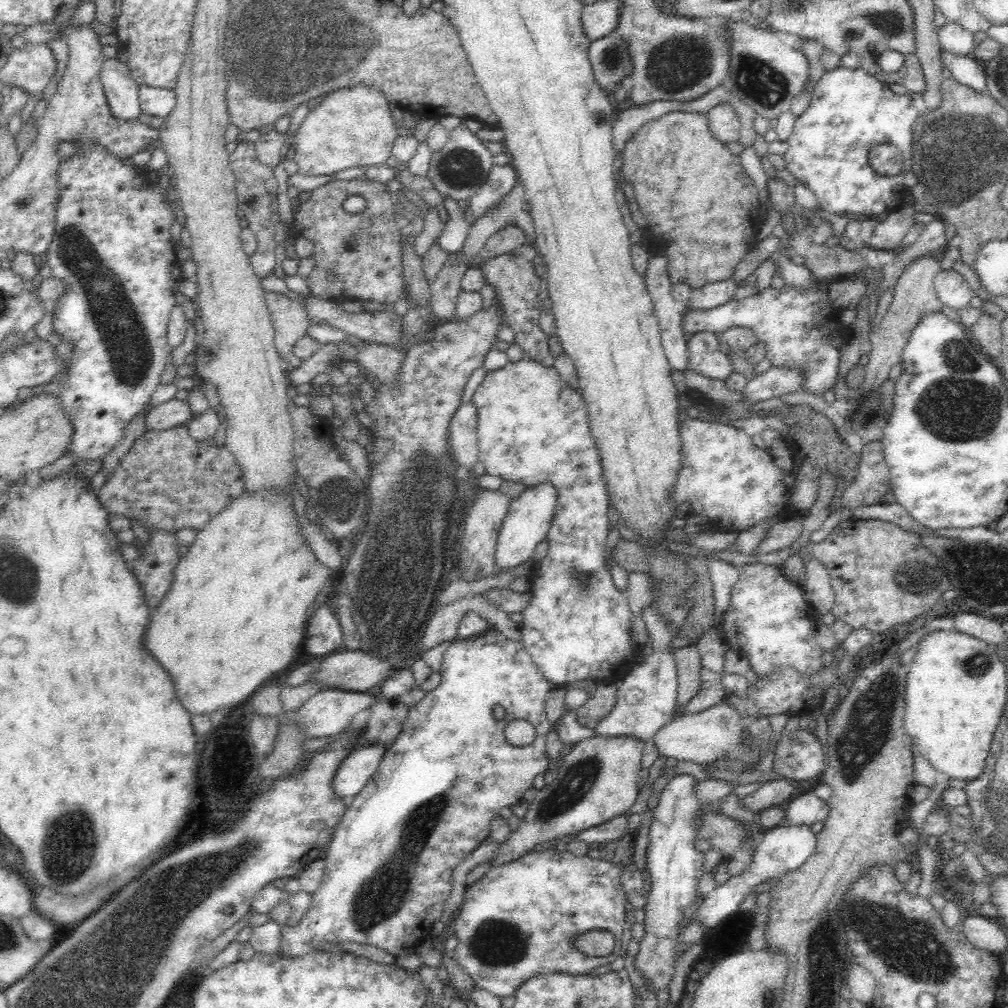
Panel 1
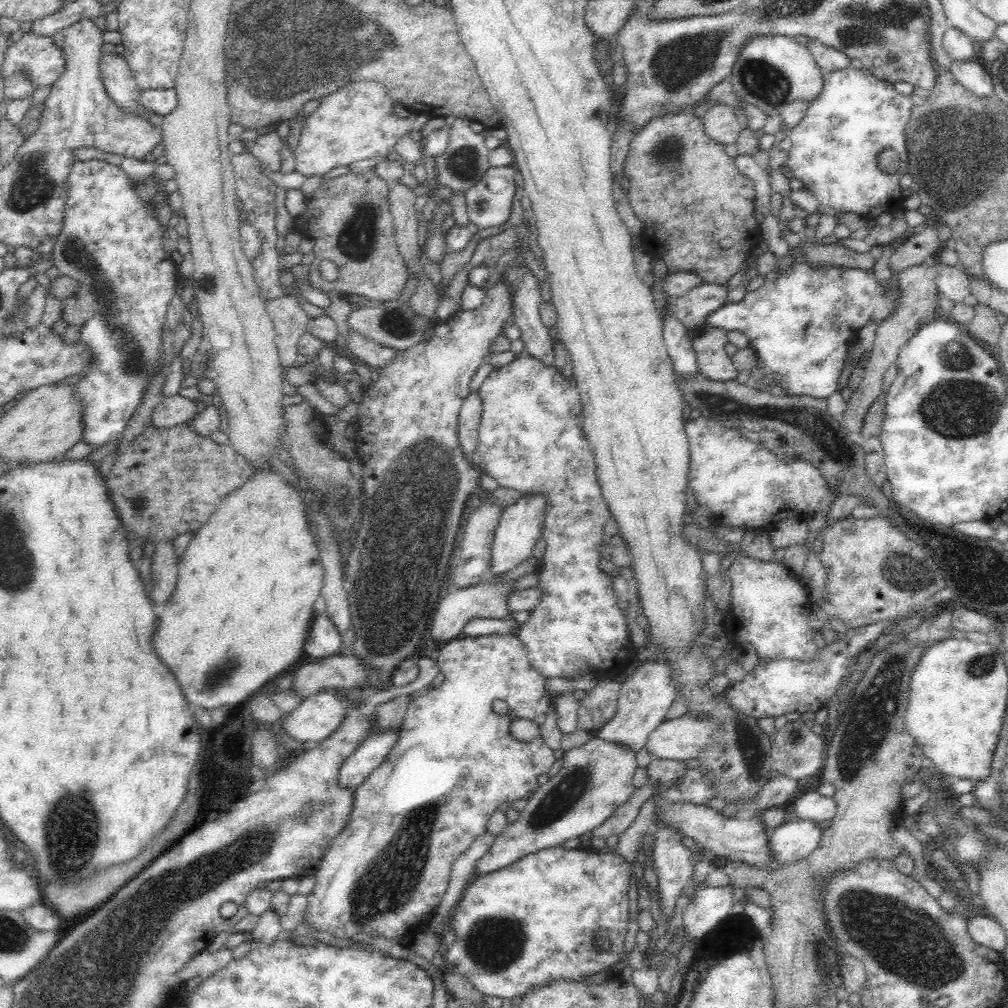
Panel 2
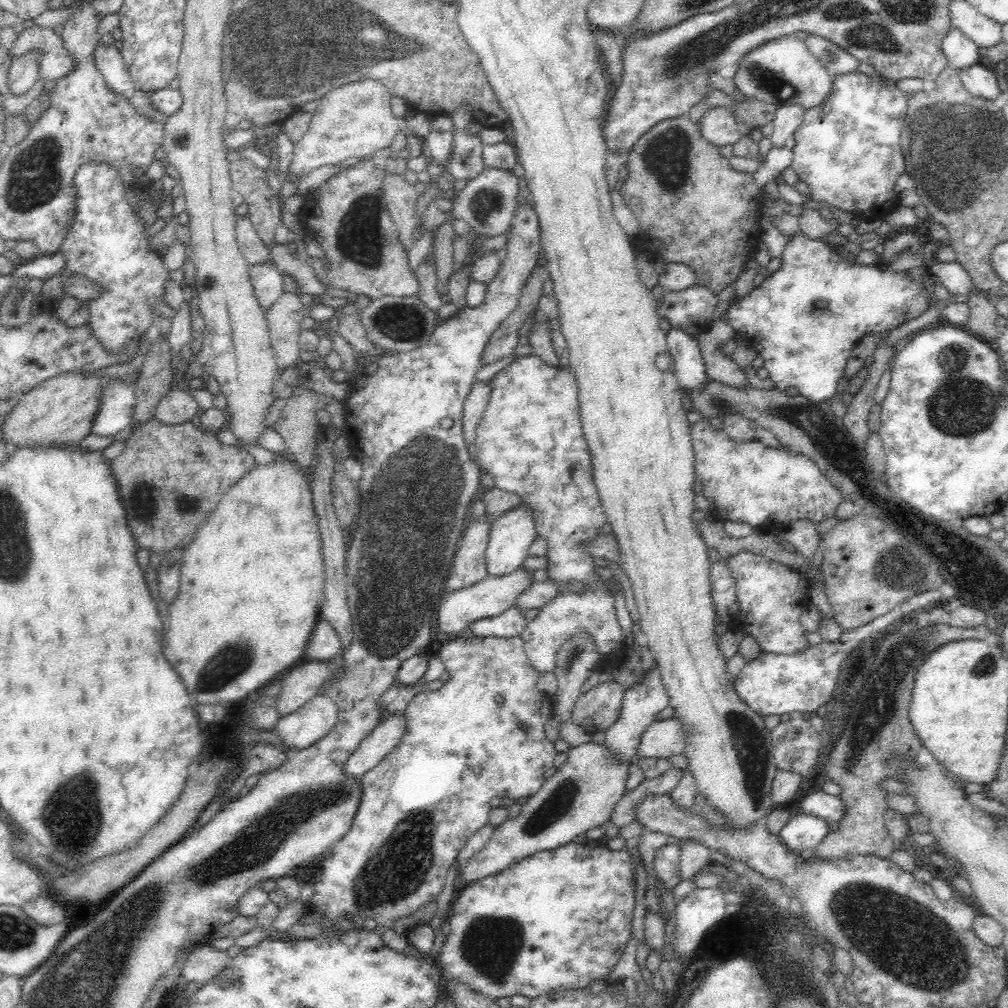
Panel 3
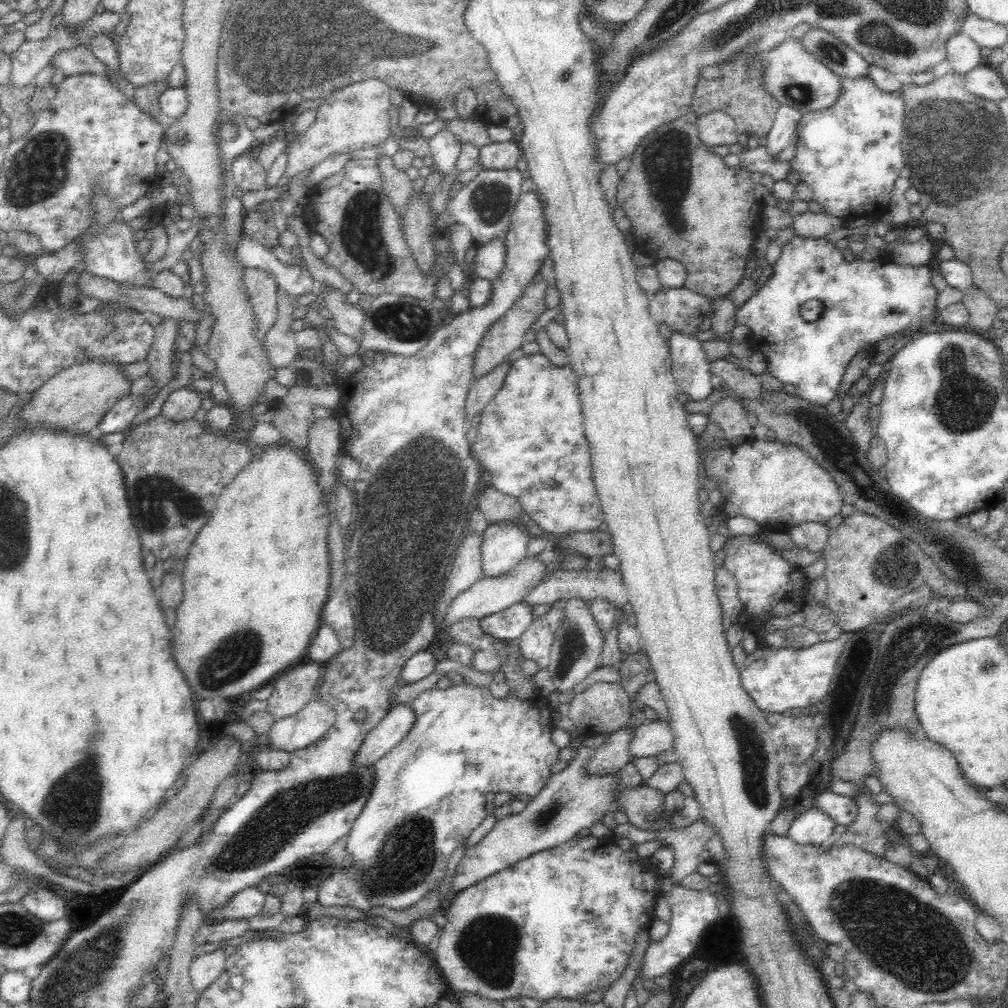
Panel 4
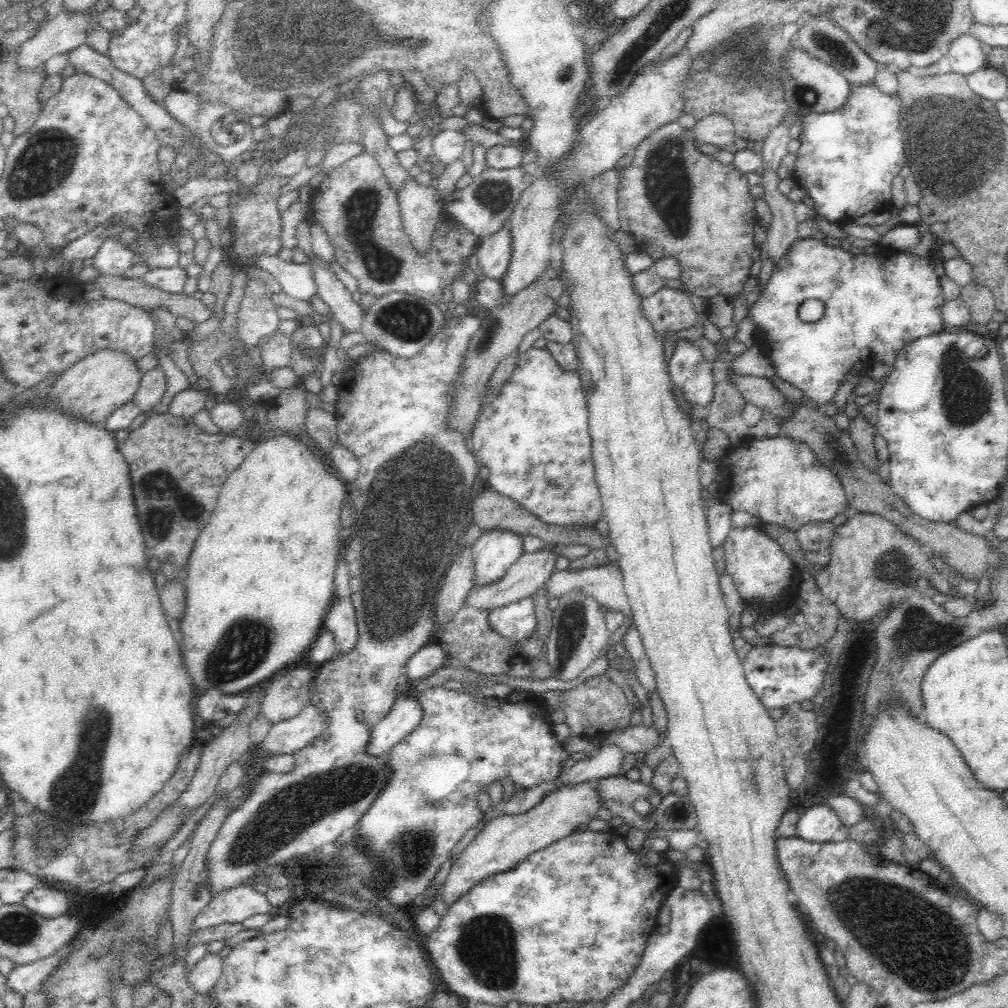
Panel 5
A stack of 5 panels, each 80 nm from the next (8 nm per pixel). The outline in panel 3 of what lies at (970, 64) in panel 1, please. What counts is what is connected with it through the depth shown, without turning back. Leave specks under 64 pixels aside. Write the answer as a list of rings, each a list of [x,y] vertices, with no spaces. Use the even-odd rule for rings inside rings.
[[[976,63],[968,68],[958,68],[956,71],[958,71],[958,77],[964,88],[972,96],[989,100],[996,100],[998,96],[1001,96],[992,68]]]

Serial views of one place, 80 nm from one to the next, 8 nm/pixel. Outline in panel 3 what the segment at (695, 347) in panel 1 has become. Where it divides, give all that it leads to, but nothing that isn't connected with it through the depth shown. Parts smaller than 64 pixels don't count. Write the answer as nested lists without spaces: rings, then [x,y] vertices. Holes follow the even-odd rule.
[[[717,319],[708,324],[697,336],[700,355],[704,361],[706,376],[728,386],[748,386],[744,371],[722,352],[722,346],[733,338],[735,330],[728,321]]]

